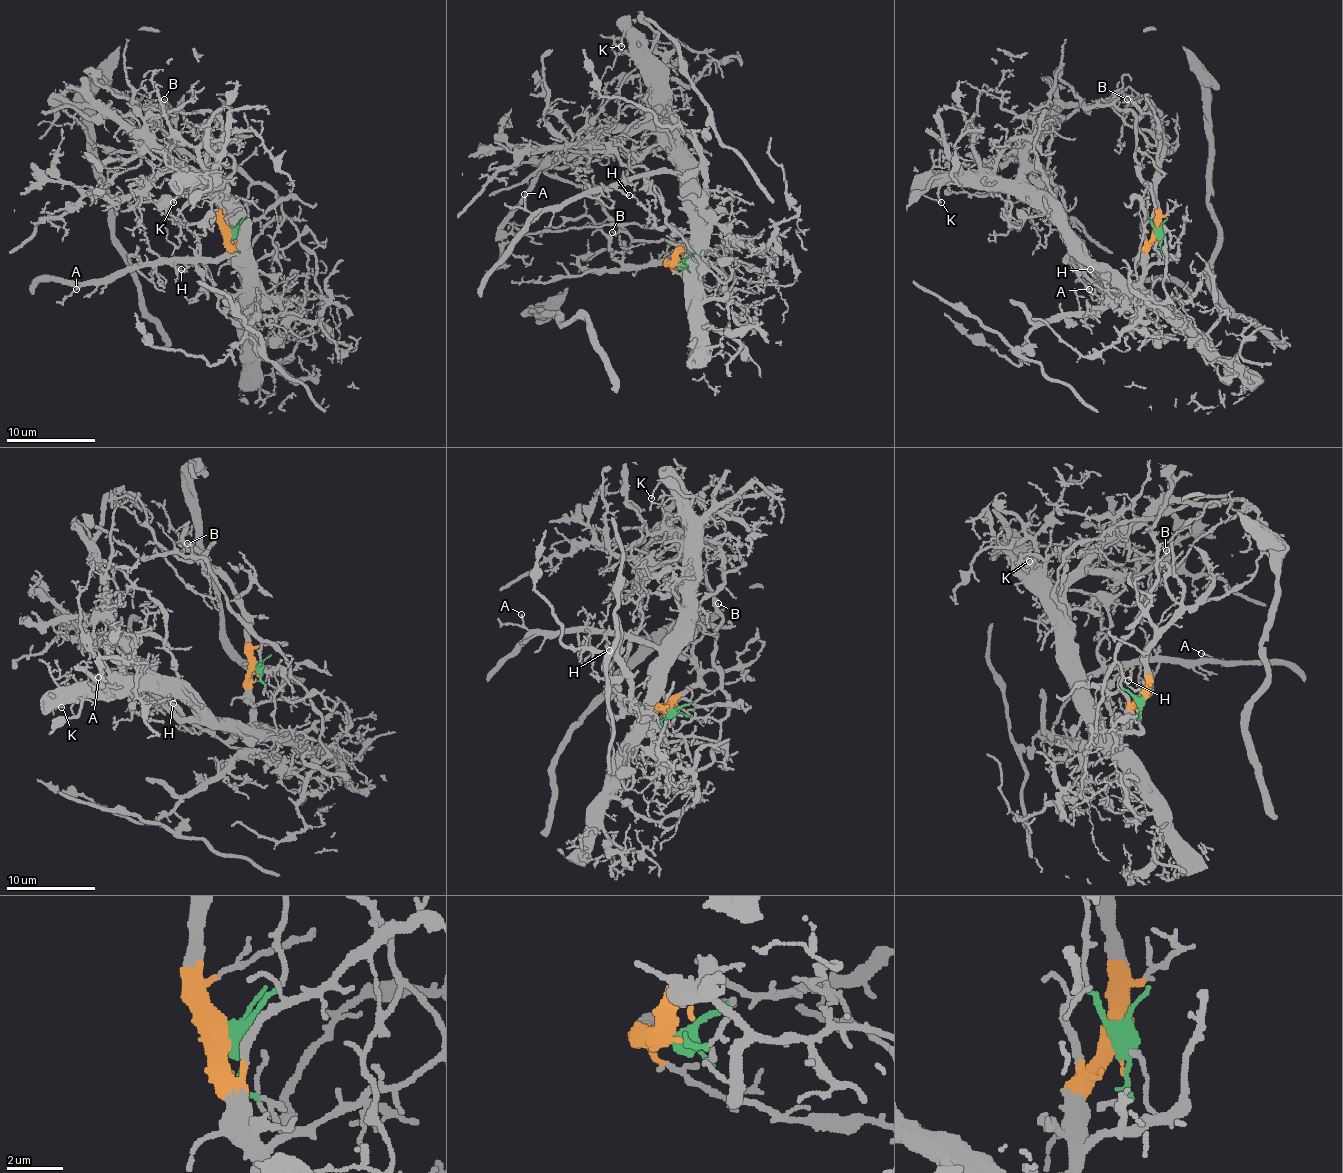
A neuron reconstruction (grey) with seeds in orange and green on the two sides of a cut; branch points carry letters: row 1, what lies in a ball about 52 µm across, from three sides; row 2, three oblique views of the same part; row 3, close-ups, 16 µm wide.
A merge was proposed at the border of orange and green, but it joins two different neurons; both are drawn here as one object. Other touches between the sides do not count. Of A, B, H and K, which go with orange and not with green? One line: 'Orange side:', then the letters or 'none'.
Orange side: A, H, K

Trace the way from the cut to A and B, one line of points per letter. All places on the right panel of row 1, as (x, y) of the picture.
A: (1157, 232), (1146, 252), (1144, 274), (1135, 283), (1115, 283), (1075, 254), (1068, 256), (1108, 283), (1088, 290)
B: (1157, 232), (1146, 212), (1148, 196), (1144, 183), (1137, 176), (1135, 119), (1126, 107), (1126, 99)

